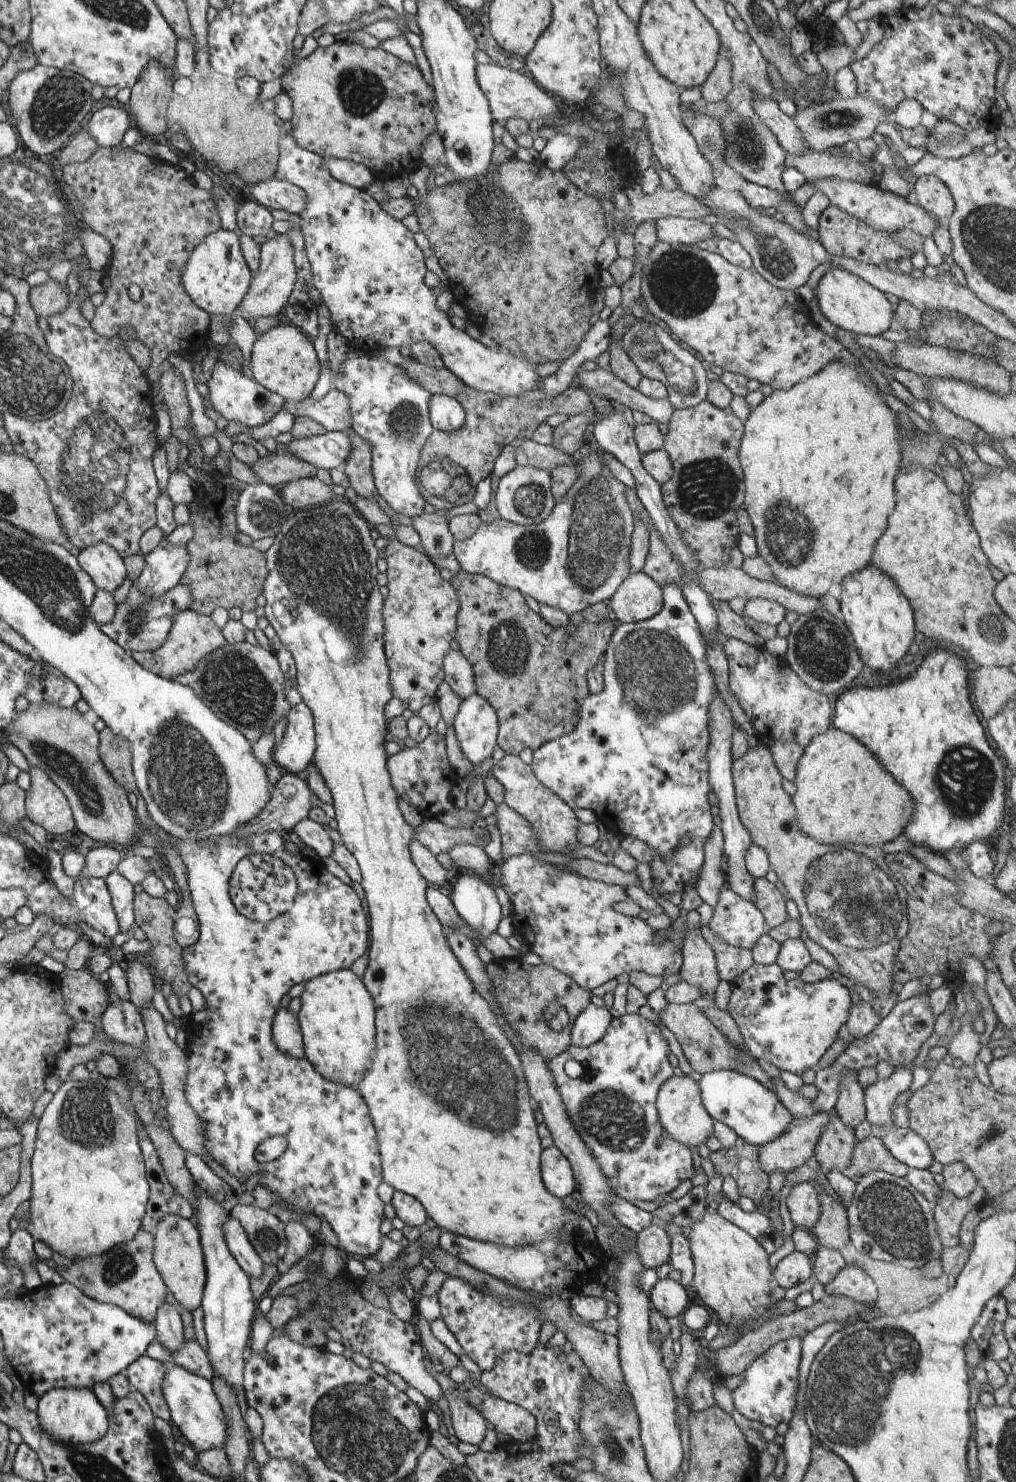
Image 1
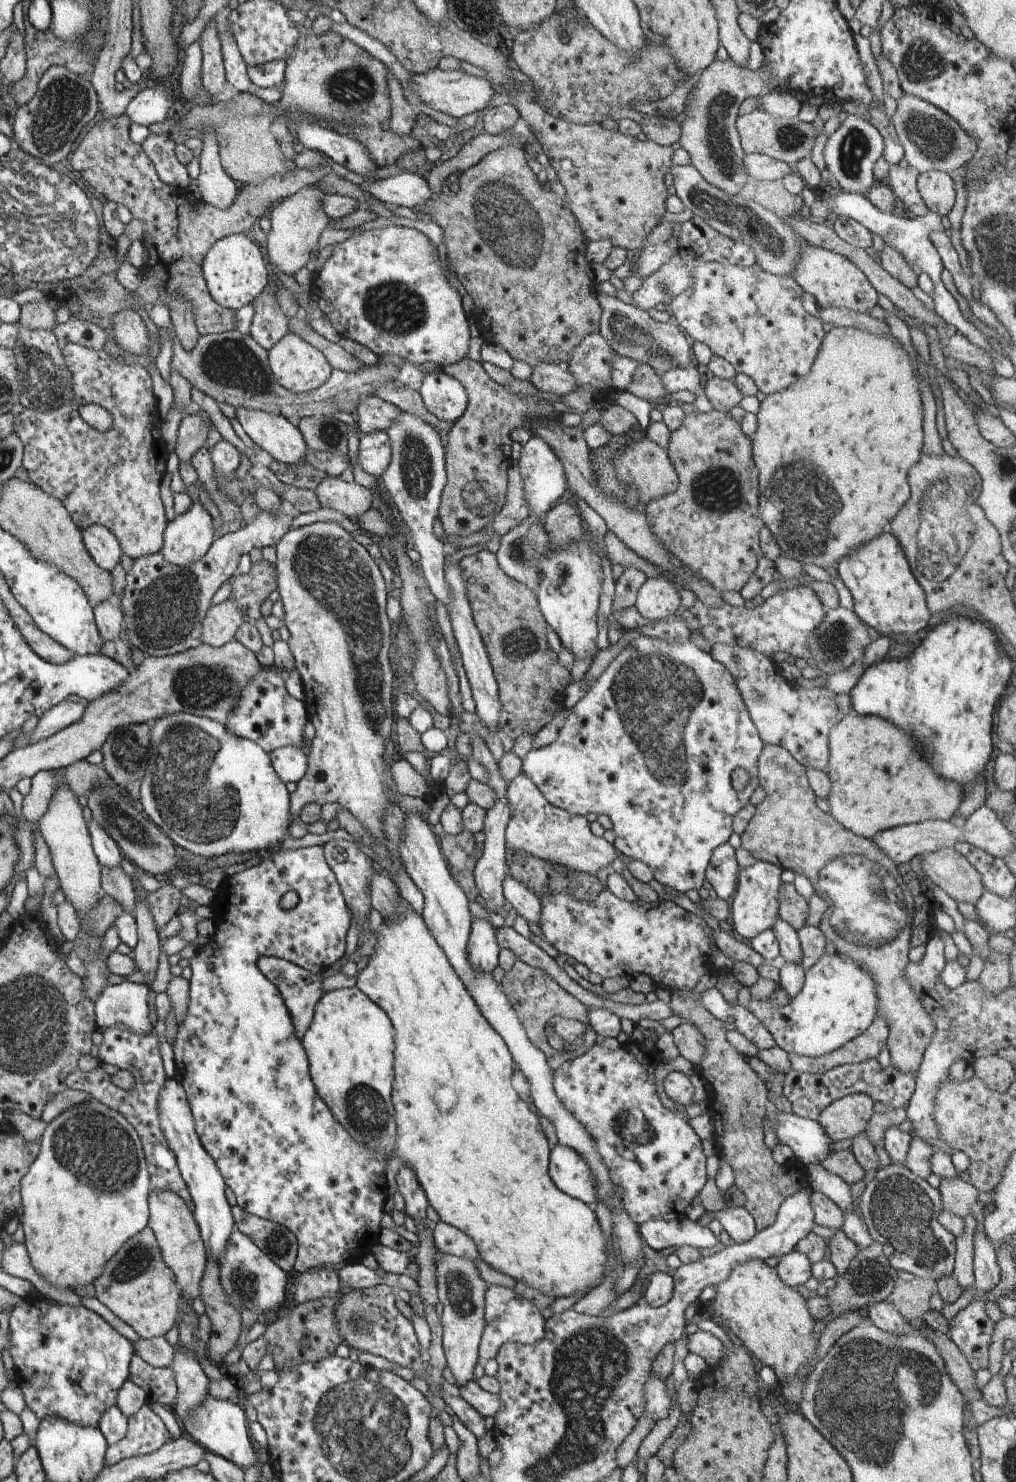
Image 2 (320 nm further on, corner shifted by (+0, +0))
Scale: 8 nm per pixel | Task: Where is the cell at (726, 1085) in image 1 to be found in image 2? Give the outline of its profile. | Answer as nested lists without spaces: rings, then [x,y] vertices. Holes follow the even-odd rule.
[[[778,1111],[773,1122],[779,1142],[790,1146],[794,1158],[804,1166],[820,1164],[834,1152],[830,1149],[830,1137],[817,1120]]]

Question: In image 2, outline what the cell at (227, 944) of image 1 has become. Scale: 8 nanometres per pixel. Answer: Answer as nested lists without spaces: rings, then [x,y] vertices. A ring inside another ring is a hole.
[[[306,847],[290,850],[276,850],[264,854],[263,860],[255,867],[246,868],[235,875],[232,875],[226,882],[219,896],[210,904],[213,908],[215,922],[215,934],[206,940],[199,940],[196,946],[200,950],[190,961],[192,976],[189,978],[189,1001],[187,1013],[177,1024],[178,1033],[174,1043],[171,1044],[174,1052],[174,1064],[176,1077],[186,1088],[188,1099],[190,1099],[191,1111],[195,1119],[195,1129],[202,1139],[203,1146],[208,1154],[212,1155],[226,1180],[227,1186],[234,1191],[237,1205],[242,1210],[248,1211],[260,1218],[280,1223],[287,1226],[288,1230],[293,1231],[299,1241],[298,1260],[295,1261],[294,1272],[300,1274],[309,1268],[335,1266],[339,1267],[348,1262],[359,1262],[372,1252],[379,1244],[380,1236],[380,1216],[386,1200],[389,1186],[386,1186],[386,1174],[384,1174],[384,1162],[378,1160],[380,1155],[375,1154],[372,1148],[364,1147],[351,1137],[351,1134],[336,1120],[330,1107],[318,1098],[316,1102],[316,1087],[311,1079],[310,1059],[307,1057],[306,1048],[302,1040],[295,1033],[295,1025],[291,1019],[291,1013],[287,1009],[285,1002],[282,1002],[279,988],[270,980],[269,975],[260,972],[258,960],[260,957],[278,957],[287,960],[292,964],[305,968],[314,974],[322,973],[326,968],[330,968],[340,956],[344,956],[344,940],[346,932],[350,928],[350,910],[346,898],[337,878],[335,871],[331,869],[323,853],[323,847]],[[294,890],[299,894],[299,903],[290,910],[282,909],[280,898]]]

